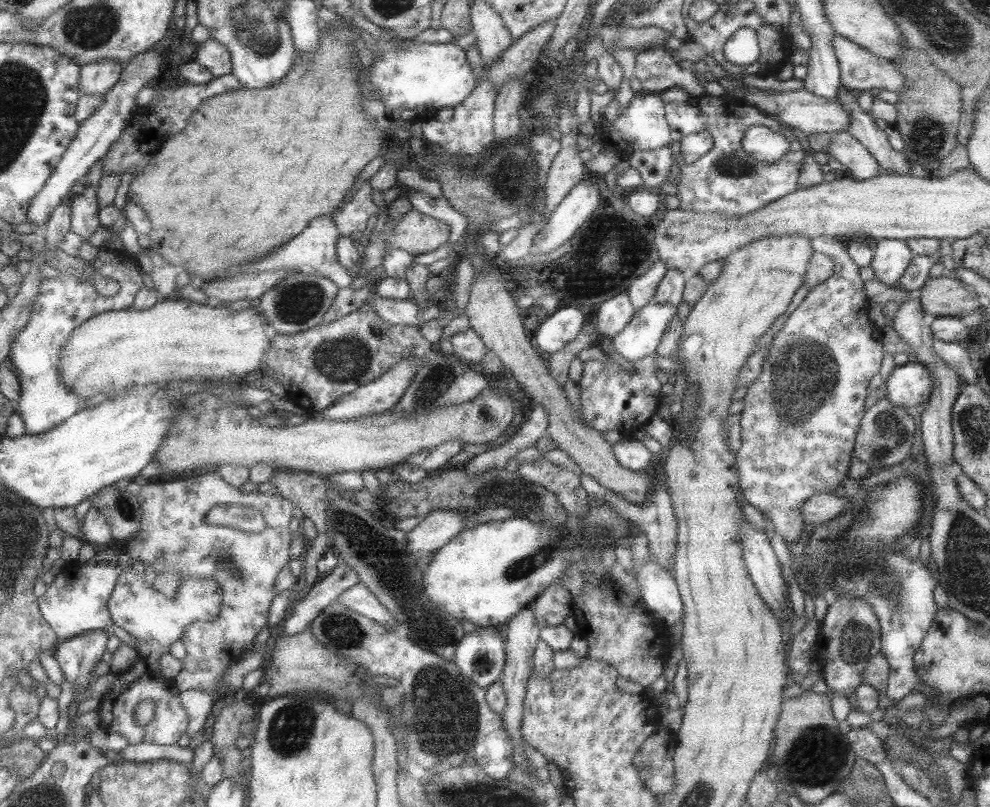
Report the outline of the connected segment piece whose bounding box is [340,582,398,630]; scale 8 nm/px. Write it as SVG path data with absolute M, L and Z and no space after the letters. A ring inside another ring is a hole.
M361 582L343 592L340 601L353 612L385 625L391 630L398 625L398 621L392 618L388 608Z

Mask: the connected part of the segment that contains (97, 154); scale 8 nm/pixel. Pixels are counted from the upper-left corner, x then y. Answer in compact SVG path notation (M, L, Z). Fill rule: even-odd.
M154 49L146 50L144 53L137 54L131 61L125 64L123 74L117 81L117 84L105 95L103 103L98 106L95 113L80 122L75 140L69 145L68 151L57 164L49 180L45 183L41 192L33 198L32 208L29 210L29 222L37 227L45 227L51 219L53 212L67 202L72 197L73 186L75 182L82 181L91 166L101 160L109 152L109 149L115 142L120 140L122 132L127 126L130 116L137 109L137 96L139 92L149 86L149 82L153 82L159 74L161 74L161 54L155 52Z

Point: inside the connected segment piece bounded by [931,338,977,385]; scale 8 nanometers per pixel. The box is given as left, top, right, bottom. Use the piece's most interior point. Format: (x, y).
(954, 355)

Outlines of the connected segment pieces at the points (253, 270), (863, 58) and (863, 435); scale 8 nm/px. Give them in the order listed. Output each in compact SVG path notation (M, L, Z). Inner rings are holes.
M335 216L317 218L299 234L299 237L293 238L287 245L275 251L275 254L263 258L261 262L257 262L255 266L251 266L245 271L249 271L246 272L247 274L261 274L261 272L269 272L269 270L303 269L335 282L339 289L348 288L355 280L355 273L341 266L341 262L337 259L337 240L340 237L341 233L335 223Z
M834 35L832 48L838 62L840 84L849 90L860 93L878 88L897 96L904 90L905 77L893 63L873 56L840 35Z
M884 395L876 400L875 404L864 409L857 432L854 436L852 456L859 462L867 464L869 470L888 467L901 462L911 452L911 441L916 425L905 408L891 406Z

